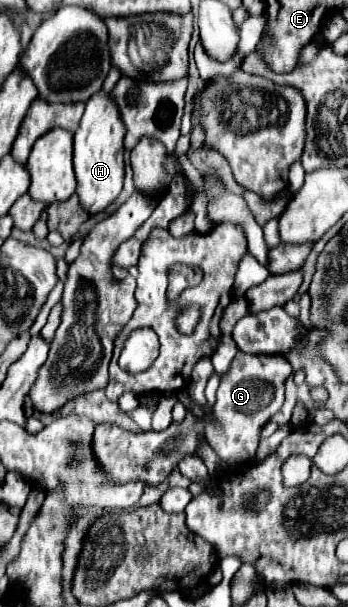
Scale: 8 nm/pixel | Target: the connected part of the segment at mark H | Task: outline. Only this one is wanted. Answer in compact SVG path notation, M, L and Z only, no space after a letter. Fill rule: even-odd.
M99 91L85 103L85 113L79 129L73 135L73 167L77 175L77 195L81 207L89 215L105 211L123 189L123 121L111 95Z

